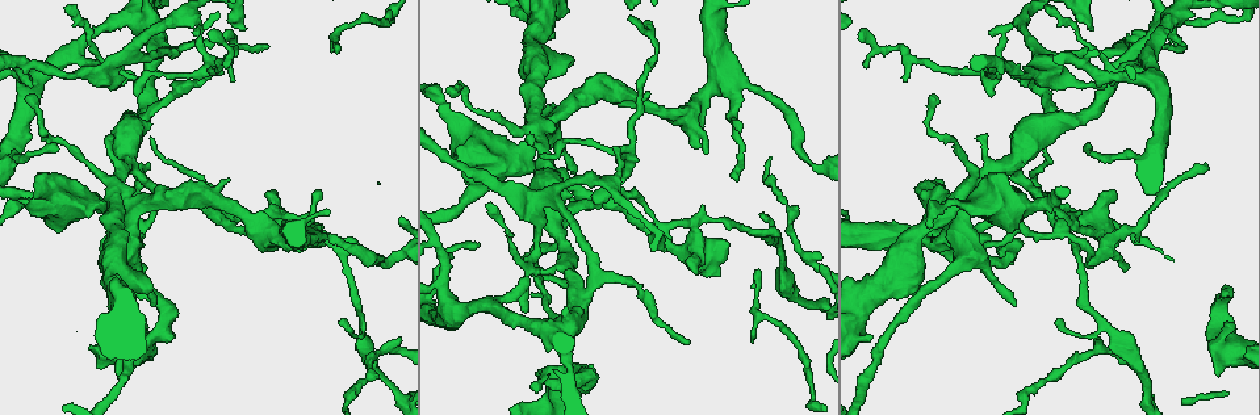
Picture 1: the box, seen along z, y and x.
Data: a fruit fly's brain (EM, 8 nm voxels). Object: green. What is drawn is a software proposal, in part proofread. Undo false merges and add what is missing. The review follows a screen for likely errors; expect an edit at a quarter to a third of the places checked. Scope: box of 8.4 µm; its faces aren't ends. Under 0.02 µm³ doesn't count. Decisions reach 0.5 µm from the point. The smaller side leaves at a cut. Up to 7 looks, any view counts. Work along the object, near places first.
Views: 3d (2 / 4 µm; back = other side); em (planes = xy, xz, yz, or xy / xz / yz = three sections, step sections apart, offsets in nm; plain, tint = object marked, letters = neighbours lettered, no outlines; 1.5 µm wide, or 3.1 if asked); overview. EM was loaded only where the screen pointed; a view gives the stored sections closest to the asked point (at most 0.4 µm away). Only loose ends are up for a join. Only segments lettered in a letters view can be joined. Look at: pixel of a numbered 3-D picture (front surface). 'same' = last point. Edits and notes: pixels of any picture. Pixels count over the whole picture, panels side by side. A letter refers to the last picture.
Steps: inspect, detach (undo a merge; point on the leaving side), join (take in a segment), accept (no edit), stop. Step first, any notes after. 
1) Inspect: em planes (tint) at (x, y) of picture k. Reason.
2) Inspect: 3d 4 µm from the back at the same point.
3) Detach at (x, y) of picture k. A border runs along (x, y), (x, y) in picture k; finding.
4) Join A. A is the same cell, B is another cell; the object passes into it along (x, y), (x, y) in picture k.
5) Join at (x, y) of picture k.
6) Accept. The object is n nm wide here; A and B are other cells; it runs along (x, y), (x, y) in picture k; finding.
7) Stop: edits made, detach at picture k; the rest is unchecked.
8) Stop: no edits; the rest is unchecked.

Inspect: 3d 4 µm at (220, 220) of picture 1. Arms part here.

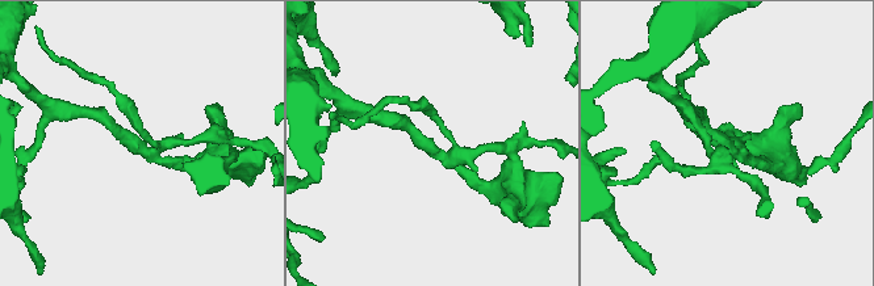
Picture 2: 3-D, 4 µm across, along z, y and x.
Inspect: em planes (tint) at (731, 148) of picture 2.

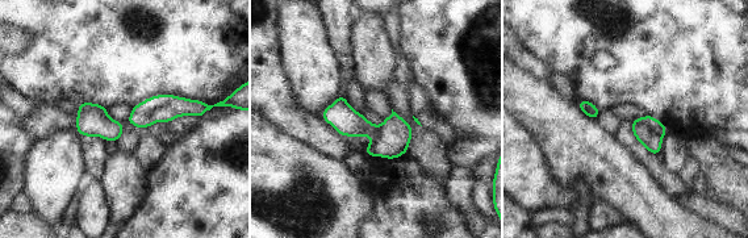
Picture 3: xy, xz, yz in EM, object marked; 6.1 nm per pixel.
Inspect: em planes (letters) at the same point.

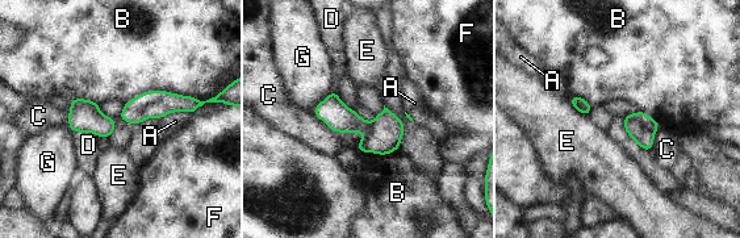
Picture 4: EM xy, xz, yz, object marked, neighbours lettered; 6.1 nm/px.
Detach at (649, 122) of picture 4. A, B, C, D, E, F and G are other cells; the part that leaves runs along (193, 104), (147, 104), (124, 115) in picture 4; a second cell is stuck on.

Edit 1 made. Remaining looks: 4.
Inspect: overview. See it whole again.

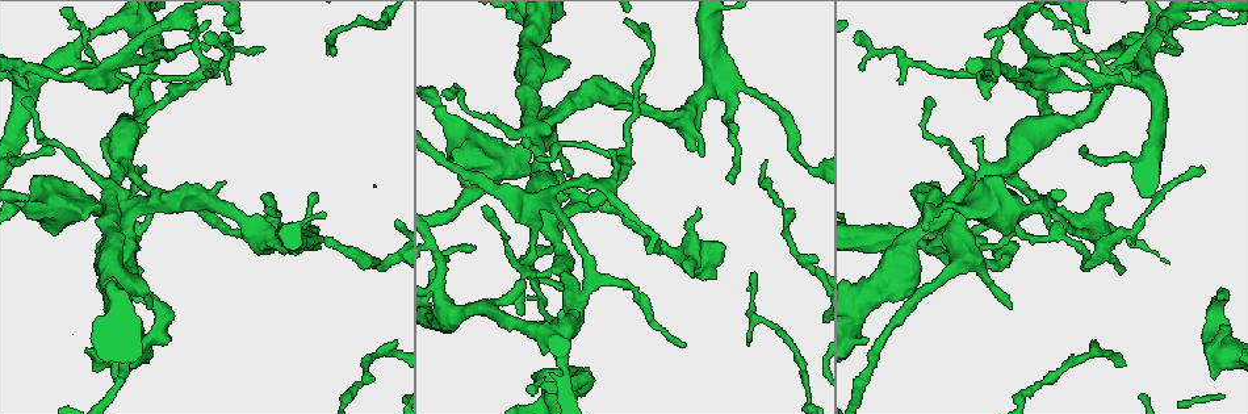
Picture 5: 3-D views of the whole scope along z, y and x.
Inspect: 3d 4 µm at (53, 150) of picture 5. An open end.

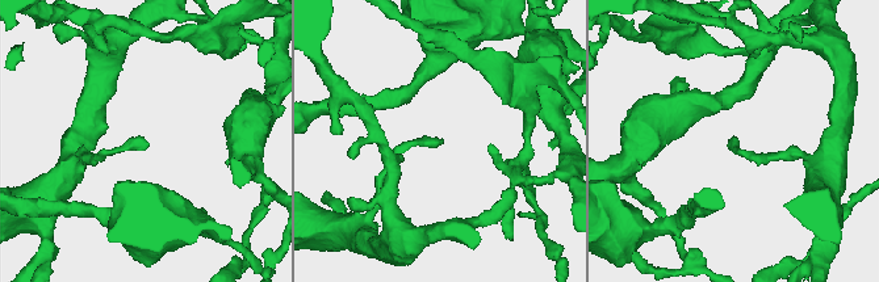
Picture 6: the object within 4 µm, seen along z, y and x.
Inspect: em planes (letters) at (735, 144) of picture 6. Now the EM.

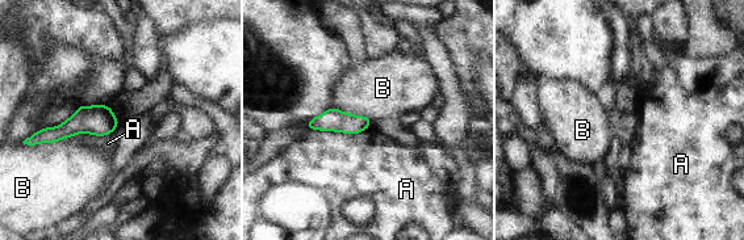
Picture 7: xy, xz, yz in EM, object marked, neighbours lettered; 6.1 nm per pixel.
Accept. The object is 140 nm wide here; A and B are other cells; no lettered segment goes on from it.

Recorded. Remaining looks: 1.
Stop: edits made, detach at picture 4; the rest is unchecked.

